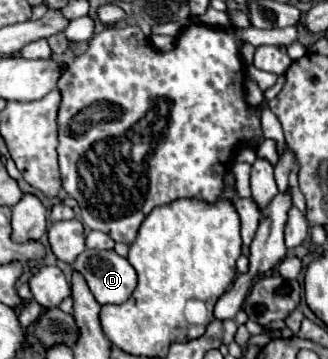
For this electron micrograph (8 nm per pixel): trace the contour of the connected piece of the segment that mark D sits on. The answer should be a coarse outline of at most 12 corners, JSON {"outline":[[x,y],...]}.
{"outline":[[86,249],[72,267],[100,305],[124,303],[136,269],[116,251]]}

